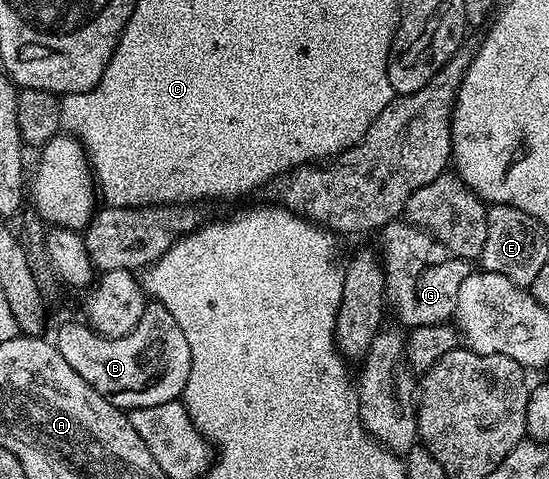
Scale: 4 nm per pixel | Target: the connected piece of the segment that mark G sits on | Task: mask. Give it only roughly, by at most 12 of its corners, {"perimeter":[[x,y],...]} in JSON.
{"perimeter":[[397,218],[380,230],[385,295],[407,329],[449,321],[472,273],[424,262],[430,236]]}

